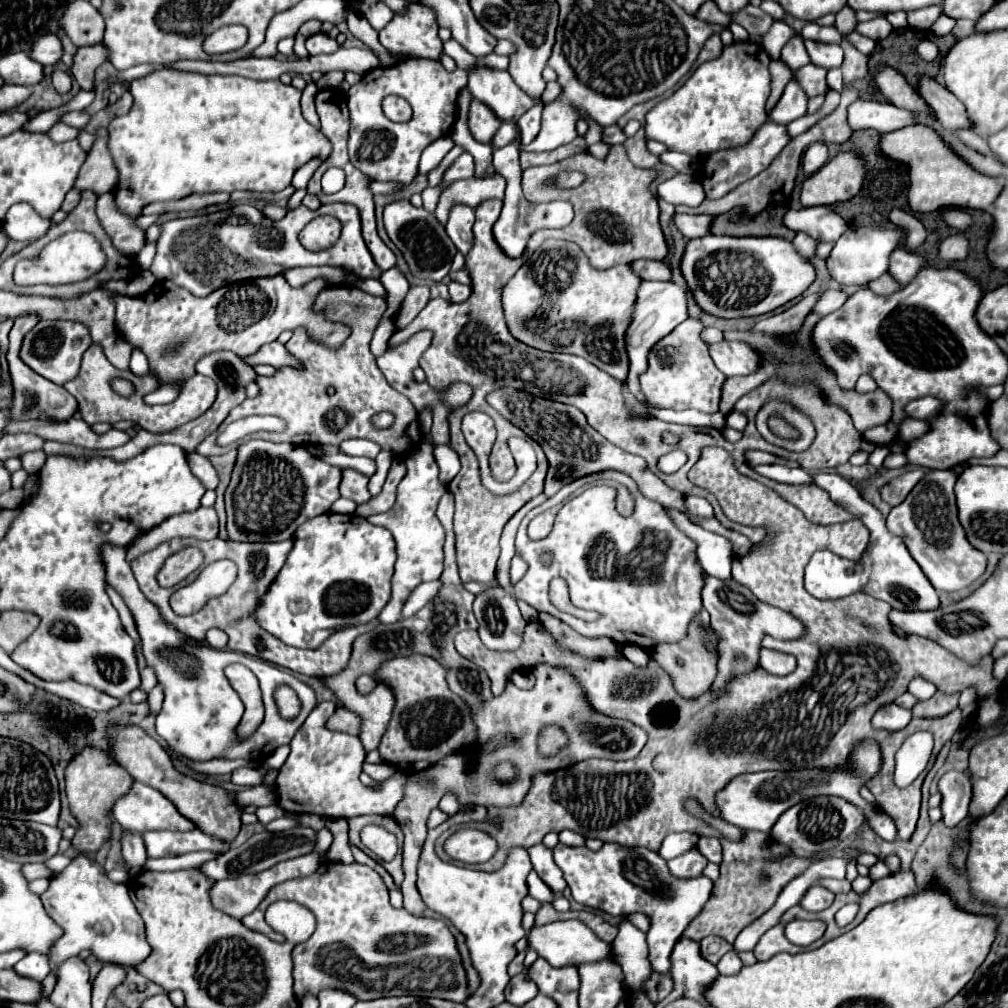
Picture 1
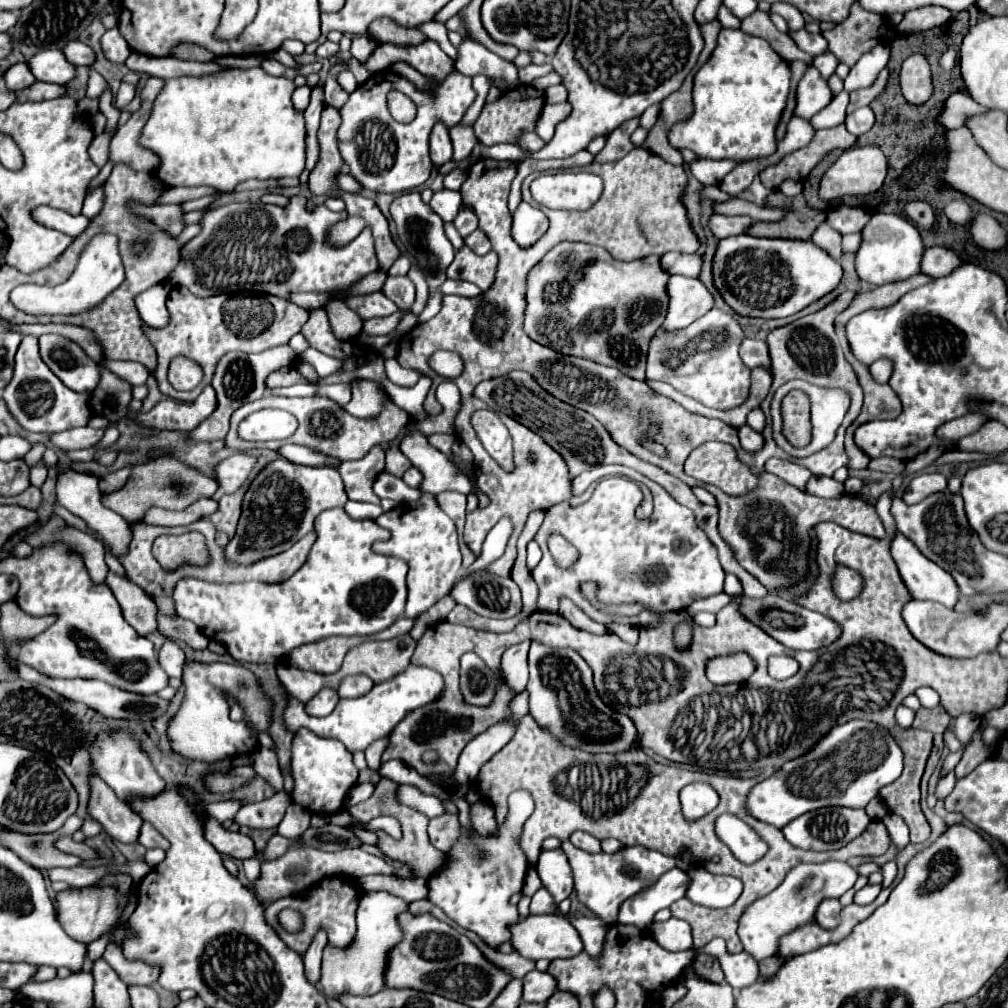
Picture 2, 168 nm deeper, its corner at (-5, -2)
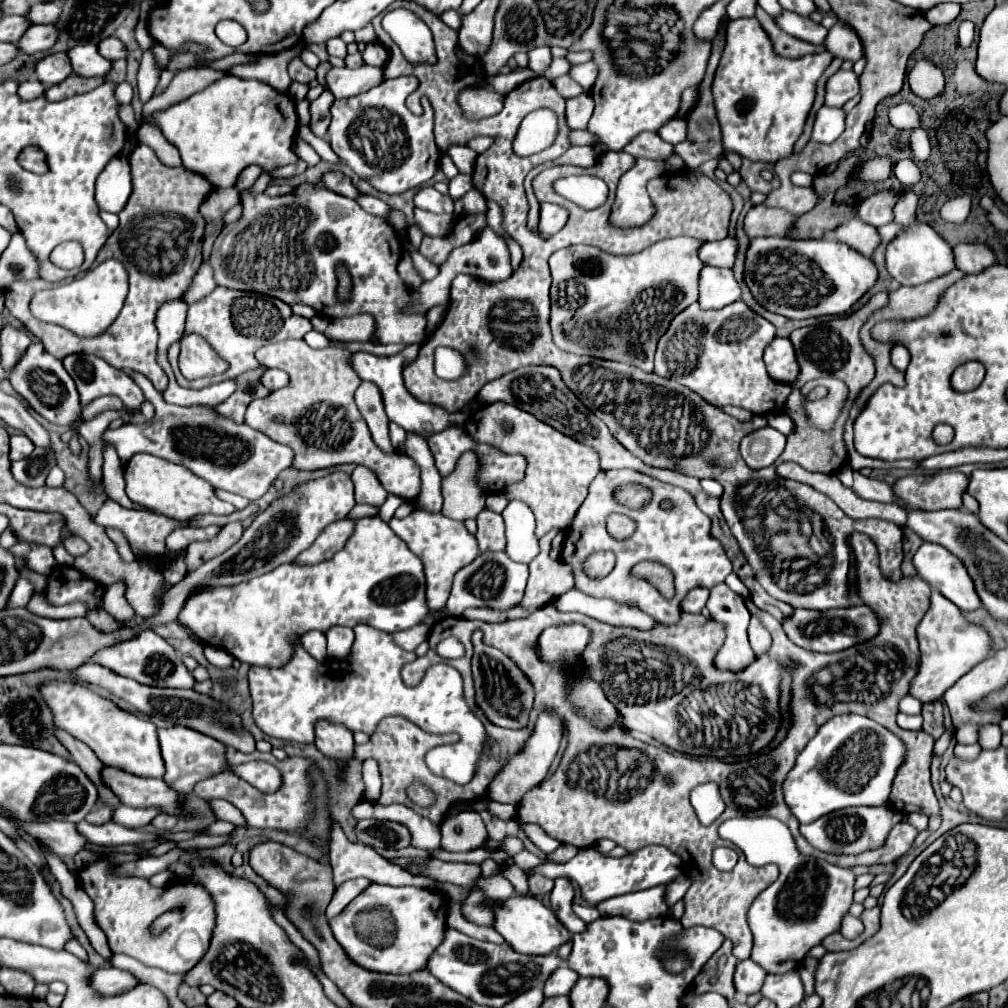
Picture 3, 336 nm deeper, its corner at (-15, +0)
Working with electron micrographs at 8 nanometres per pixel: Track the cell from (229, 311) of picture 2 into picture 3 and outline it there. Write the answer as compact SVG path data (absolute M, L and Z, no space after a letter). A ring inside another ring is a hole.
M218 286L210 296L206 296L204 300L190 304L188 306L188 320L186 320L186 332L192 334L200 334L204 336L214 350L228 360L230 370L226 370L222 376L210 376L210 378L202 378L202 380L186 380L180 374L178 366L178 352L180 352L180 344L172 344L168 350L168 360L172 364L172 370L176 374L176 380L180 386L184 388L204 388L210 384L216 384L220 380L228 380L228 378L236 378L236 374L244 374L244 370L254 370L256 366L256 358L254 352L270 342L280 342L280 340L288 340L288 338L304 338L306 332L312 330L310 320L296 316L290 312L290 306L284 304L278 298L272 296L264 296L258 292L242 292L242 290L230 290L224 286Z

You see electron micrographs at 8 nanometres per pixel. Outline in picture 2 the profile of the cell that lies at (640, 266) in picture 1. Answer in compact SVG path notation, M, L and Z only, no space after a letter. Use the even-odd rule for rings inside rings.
M668 252L660 258L662 268L670 274L680 274L680 276L690 276L696 278L700 272L702 258L698 254L680 254L680 252Z

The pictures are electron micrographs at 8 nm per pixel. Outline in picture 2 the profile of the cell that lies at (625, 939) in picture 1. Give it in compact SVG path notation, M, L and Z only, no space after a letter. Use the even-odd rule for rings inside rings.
M672 868L670 872L660 876L660 880L654 886L626 900L620 906L618 922L648 930L652 926L654 914L662 908L670 908L676 900L684 898L688 886L690 886L690 876L680 868Z

